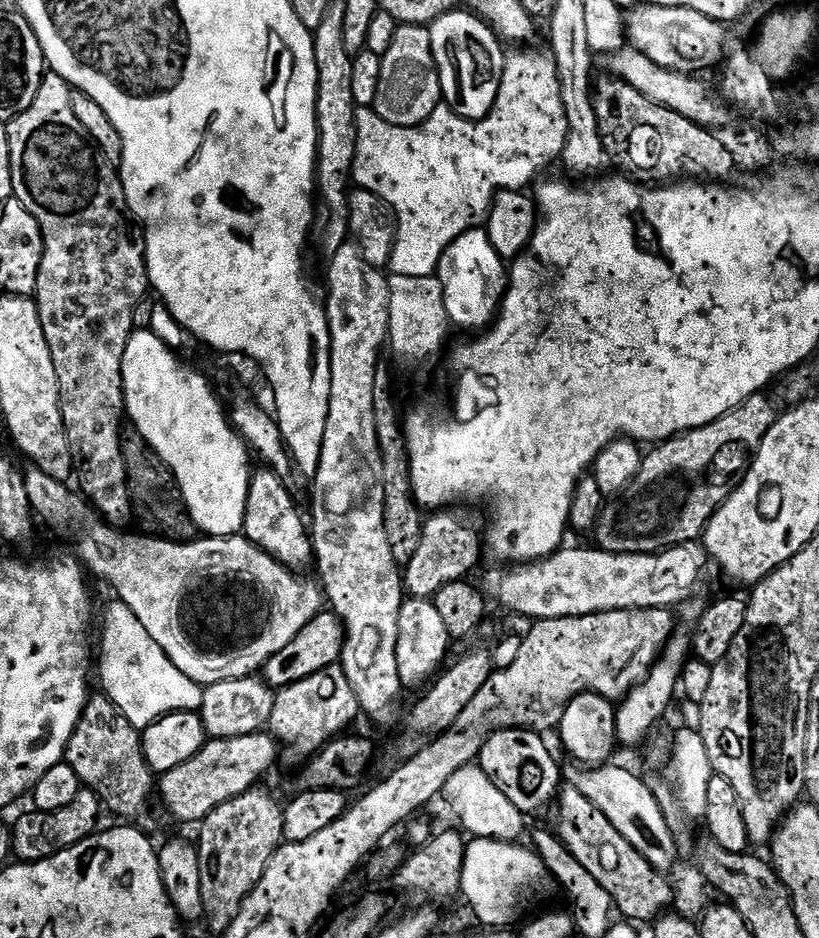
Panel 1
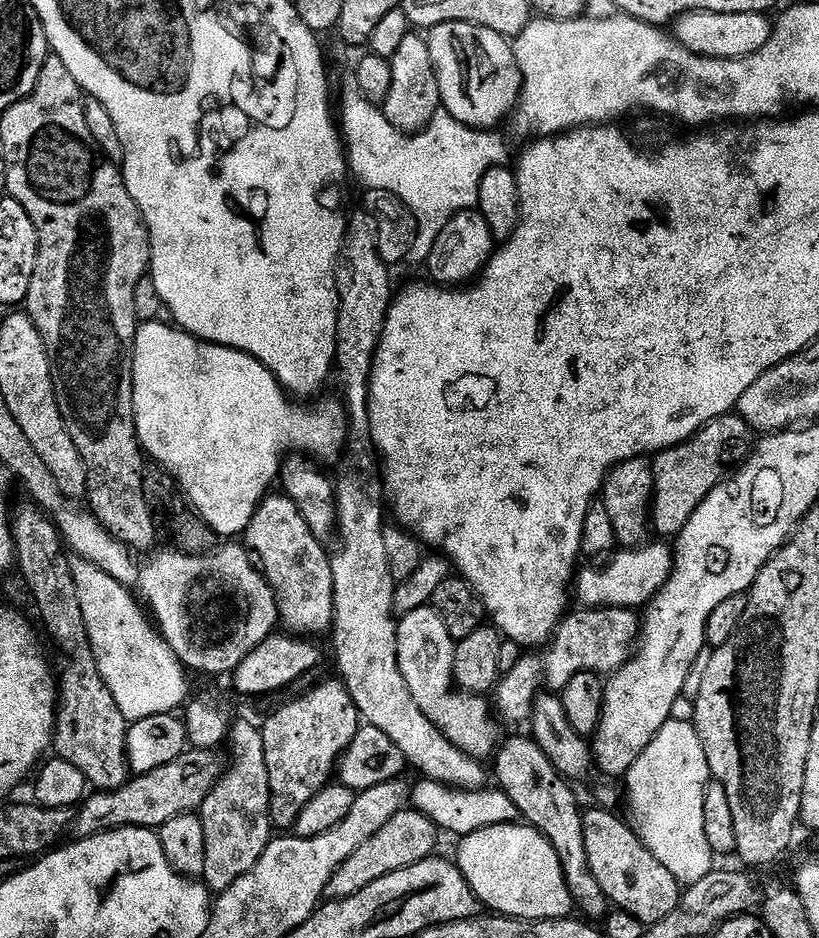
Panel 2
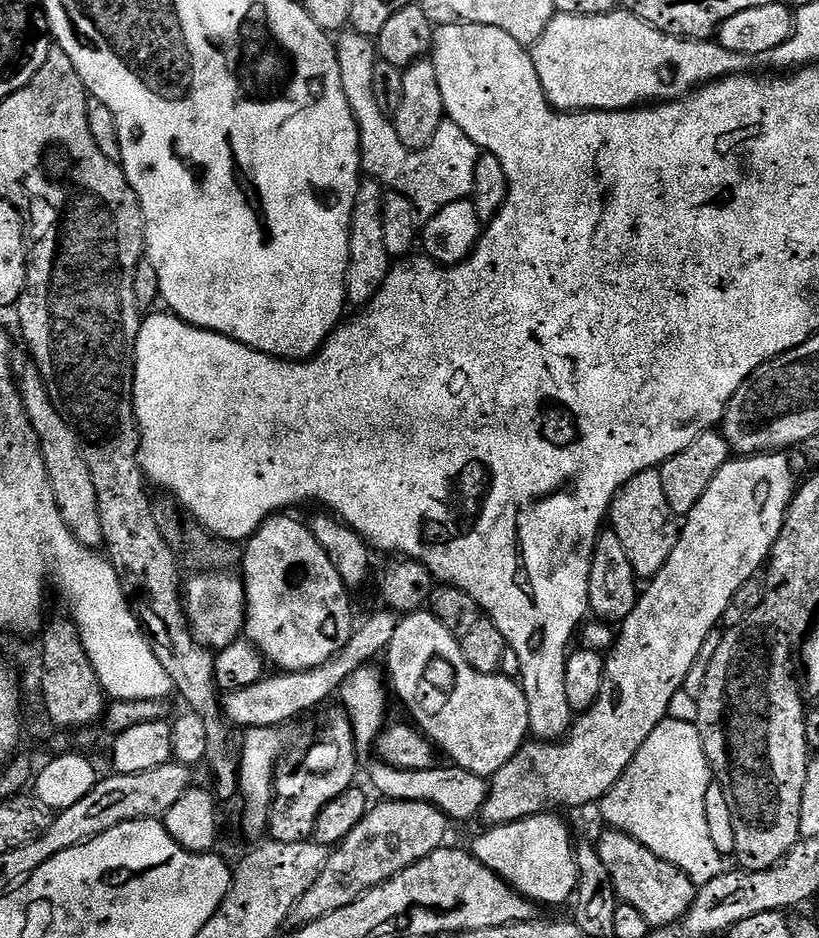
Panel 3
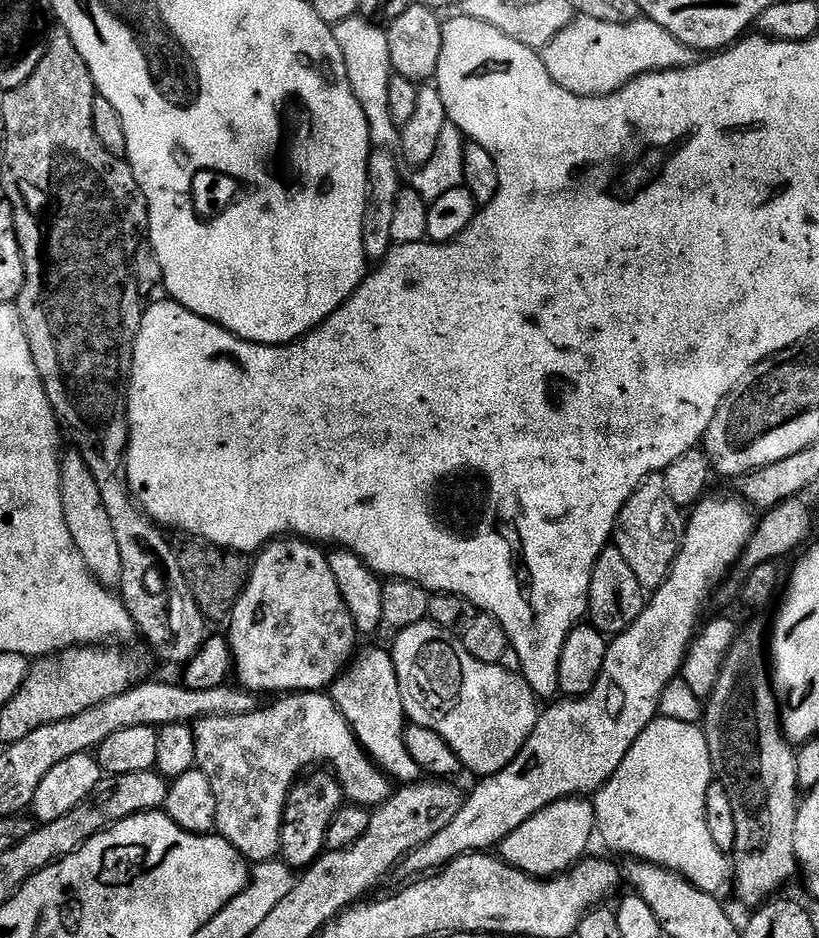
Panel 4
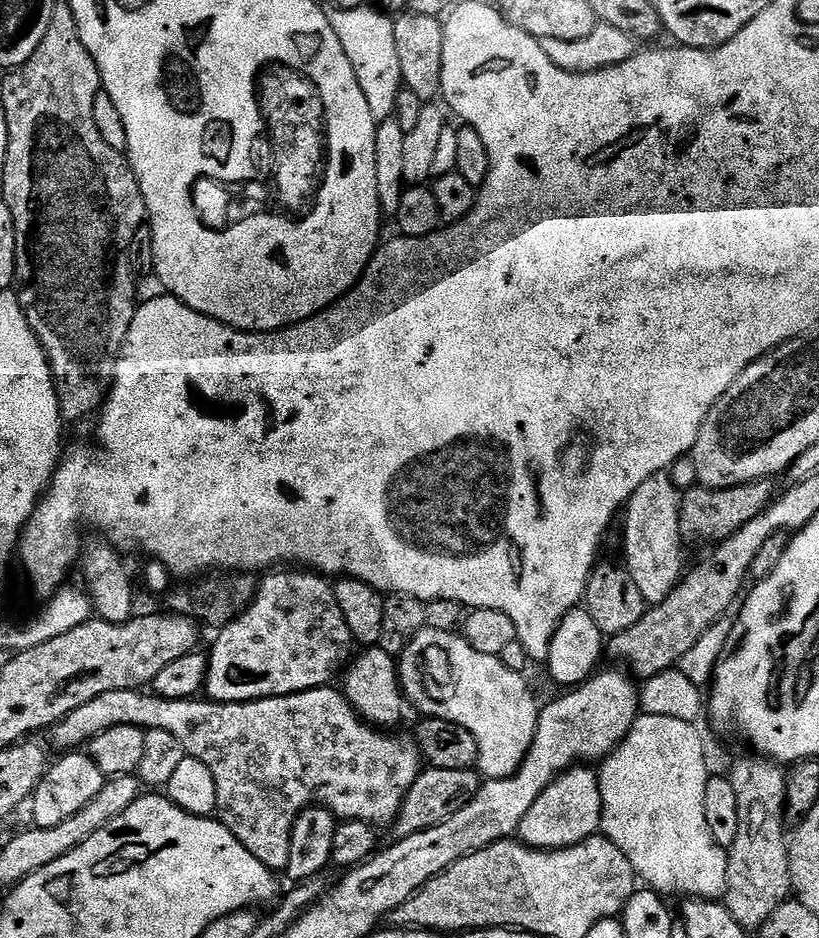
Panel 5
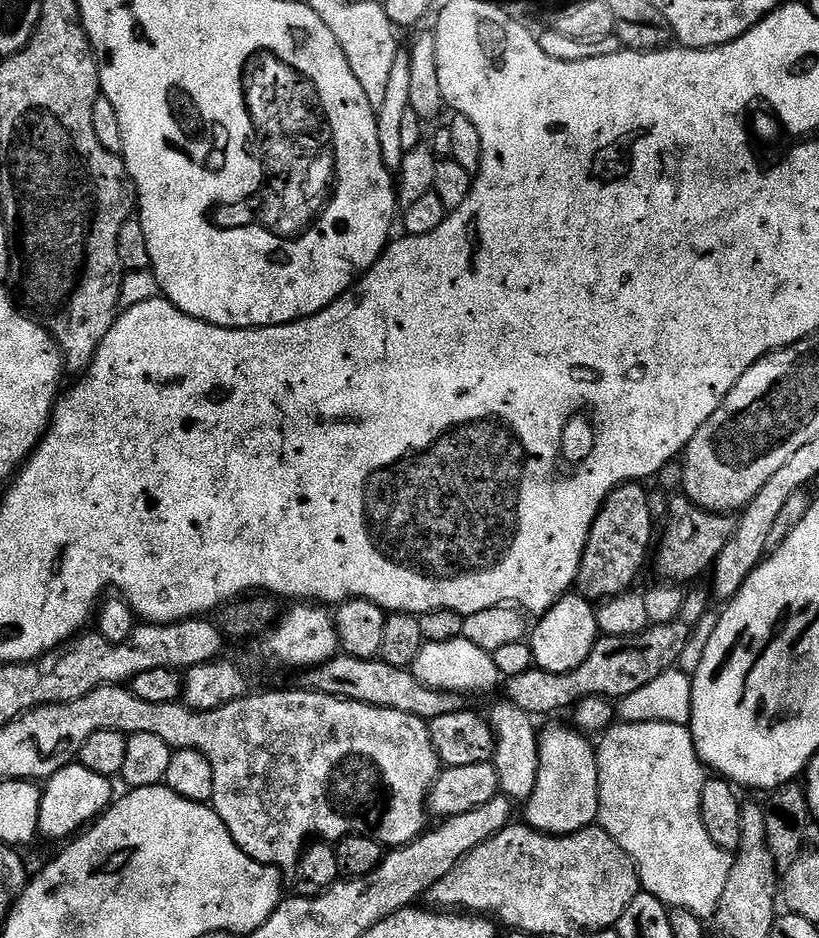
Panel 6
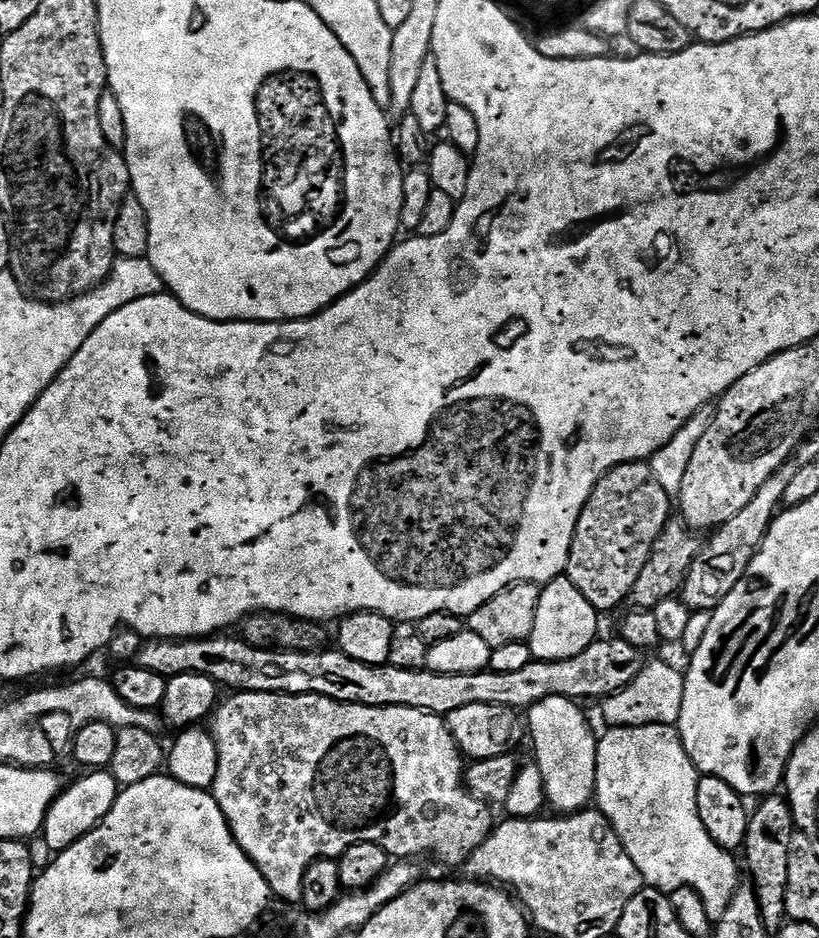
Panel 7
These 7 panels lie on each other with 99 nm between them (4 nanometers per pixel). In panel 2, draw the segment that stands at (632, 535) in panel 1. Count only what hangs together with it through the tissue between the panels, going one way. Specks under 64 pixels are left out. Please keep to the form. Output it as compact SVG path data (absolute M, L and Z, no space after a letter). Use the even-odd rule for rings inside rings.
M739 414L719 416L701 428L695 436L666 448L652 460L654 486L650 524L664 536L675 538L690 522L690 514L702 506L702 502L725 479L724 468L739 469L754 448L754 433Z

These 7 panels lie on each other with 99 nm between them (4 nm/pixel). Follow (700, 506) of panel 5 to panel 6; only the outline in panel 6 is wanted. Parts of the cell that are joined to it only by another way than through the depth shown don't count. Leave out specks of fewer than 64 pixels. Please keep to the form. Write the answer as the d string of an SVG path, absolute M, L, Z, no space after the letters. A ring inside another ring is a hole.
M676 494L668 504L668 521L664 524L664 537L659 537L660 568L669 581L684 586L687 580L696 580L715 564L718 554L734 538L737 521L727 512L711 512L700 508L689 496Z

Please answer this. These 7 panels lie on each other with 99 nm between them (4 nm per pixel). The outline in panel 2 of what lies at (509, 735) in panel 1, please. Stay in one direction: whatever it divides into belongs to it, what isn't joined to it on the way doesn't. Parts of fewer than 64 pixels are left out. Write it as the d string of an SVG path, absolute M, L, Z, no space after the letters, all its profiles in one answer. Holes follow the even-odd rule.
M531 735L512 736L503 741L494 753L498 788L518 806L525 821L538 829L554 846L562 862L564 877L572 895L575 911L585 921L600 922L610 912L608 896L598 884L590 858L586 858L586 834L584 833L584 812L576 801L576 792L571 783L561 776L560 771L546 758L542 746ZM572 787L572 788L571 788ZM581 912L581 913L580 913ZM599 920L599 921L596 921Z

